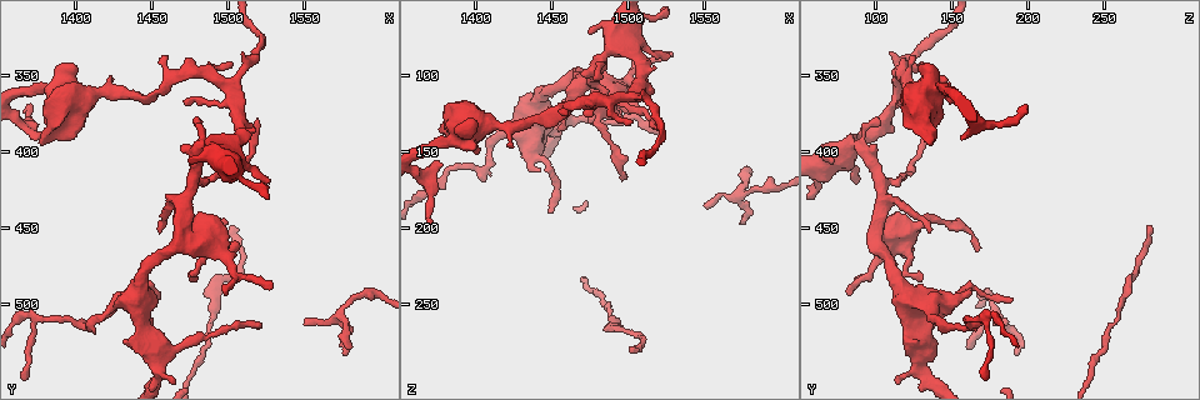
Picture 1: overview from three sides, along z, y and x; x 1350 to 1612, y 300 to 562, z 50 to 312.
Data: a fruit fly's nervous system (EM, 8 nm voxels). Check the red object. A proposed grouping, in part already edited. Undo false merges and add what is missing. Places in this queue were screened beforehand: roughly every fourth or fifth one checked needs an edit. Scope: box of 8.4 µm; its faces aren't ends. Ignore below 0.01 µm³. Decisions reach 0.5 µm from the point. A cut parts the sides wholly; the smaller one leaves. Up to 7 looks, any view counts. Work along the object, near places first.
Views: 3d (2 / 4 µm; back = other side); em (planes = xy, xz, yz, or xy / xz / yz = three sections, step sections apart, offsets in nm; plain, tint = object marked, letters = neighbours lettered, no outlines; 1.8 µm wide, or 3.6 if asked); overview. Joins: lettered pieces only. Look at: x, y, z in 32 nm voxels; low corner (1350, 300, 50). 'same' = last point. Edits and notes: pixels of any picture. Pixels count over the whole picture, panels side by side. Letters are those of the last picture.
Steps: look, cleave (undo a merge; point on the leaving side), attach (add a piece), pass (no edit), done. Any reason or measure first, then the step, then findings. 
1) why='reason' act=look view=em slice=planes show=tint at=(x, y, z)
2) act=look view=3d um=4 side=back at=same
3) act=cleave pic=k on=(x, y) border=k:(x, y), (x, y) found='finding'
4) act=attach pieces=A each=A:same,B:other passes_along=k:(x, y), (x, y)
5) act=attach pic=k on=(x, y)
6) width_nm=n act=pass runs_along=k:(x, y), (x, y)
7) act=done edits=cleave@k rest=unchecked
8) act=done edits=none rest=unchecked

why='three arms meet' act=look view=3d um=4 side=back at=(1388, 356, 136)

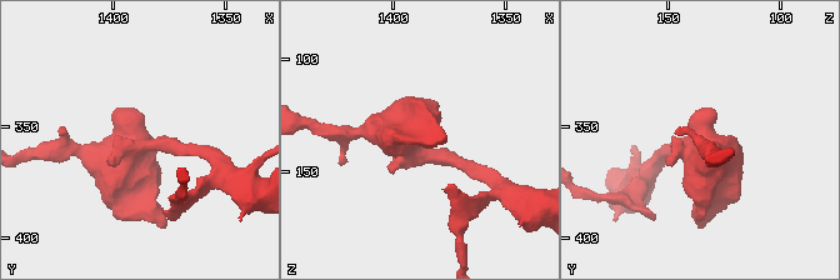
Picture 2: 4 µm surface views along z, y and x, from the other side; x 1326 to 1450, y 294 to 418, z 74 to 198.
why='need the tissue' act=look view=em slice=planes show=letters at=(1388, 358, 137)

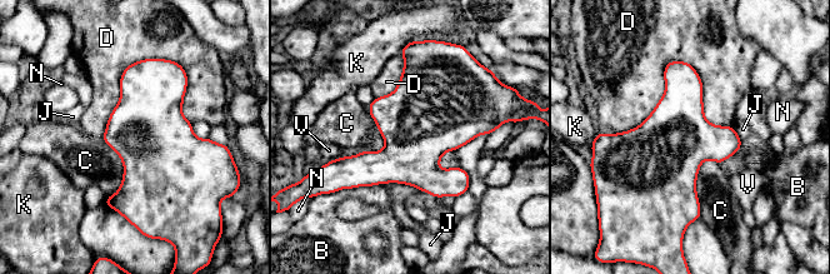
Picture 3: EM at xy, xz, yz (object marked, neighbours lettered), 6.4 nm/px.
width_nm=460 act=pass each=B:other,C:other,D:other,J:other,K:other,N:other,V:other border=3:(711, 159), (696, 179), (700, 217) found='continuous, no second cell'

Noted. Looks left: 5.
why='thin end' act=look view=em slice=xy step=8 show=letters at=(1498, 492, 80)

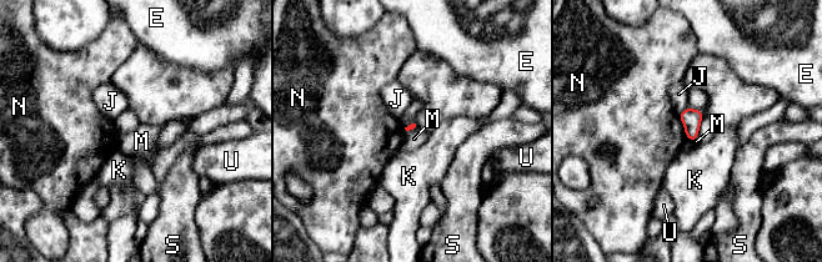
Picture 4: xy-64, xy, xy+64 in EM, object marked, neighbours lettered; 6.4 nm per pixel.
why='cut it another way' act=look view=em slice=planes show=letters at=same

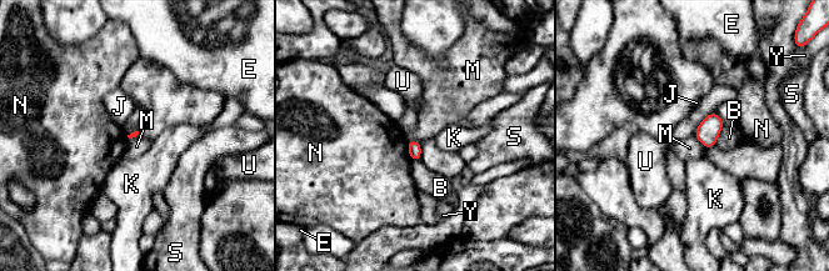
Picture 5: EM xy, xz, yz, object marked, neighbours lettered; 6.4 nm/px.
act=pass each=B:other,E:other,J:other,K:other,M:other,N:other,S:other,U:other,Y:other border=5:(694, 135), (705, 147) found='no lettered piece goes on from it'

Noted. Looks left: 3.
why='sudden change in width' act=look view=3d um=2 at=(1500, 356, 114)

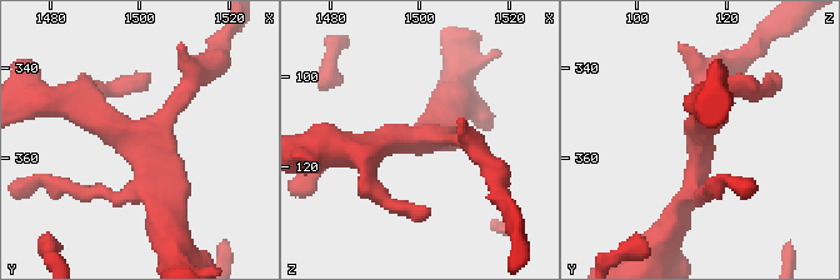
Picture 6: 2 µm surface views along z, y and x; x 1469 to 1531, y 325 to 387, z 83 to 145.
why='shape alone is not enough' act=look view=em slice=planes show=letters at=(1497, 354, 113)

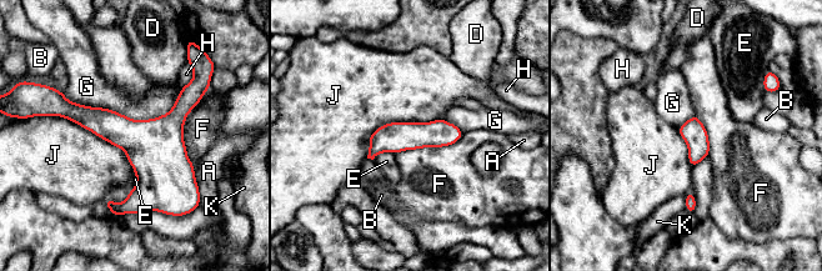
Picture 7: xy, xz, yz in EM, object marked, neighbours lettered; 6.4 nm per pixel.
longest_contact=G:800nm act=pass each=A:other,B:other,D:other,E:other,F:other,G:other,H:other,J:other,K:other runs_along=7:(459, 134), (389, 137), (371, 155) found='all the same cell'

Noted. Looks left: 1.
act=done edits=none rest=unchecked

